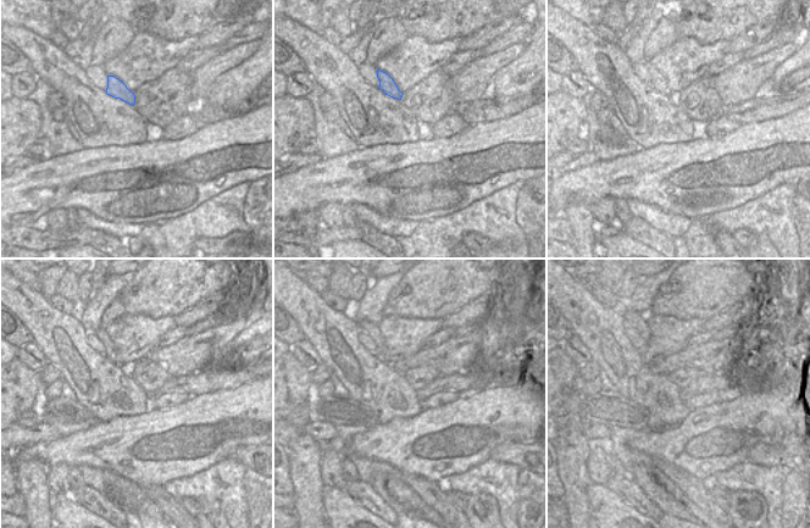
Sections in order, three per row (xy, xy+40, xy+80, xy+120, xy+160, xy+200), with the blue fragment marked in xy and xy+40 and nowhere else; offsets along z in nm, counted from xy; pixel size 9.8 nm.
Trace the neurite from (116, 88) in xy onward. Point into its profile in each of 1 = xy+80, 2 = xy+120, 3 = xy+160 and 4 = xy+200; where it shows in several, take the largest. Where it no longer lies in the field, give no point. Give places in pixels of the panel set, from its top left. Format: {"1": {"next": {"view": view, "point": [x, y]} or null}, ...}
{"1": {"next": {"view": "xy+80", "point": [658, 81]}}, "2": {"next": {"view": "xy+120", "point": [110, 350]}}, "3": {"next": {"view": "xy+160", "point": [371, 329]}}, "4": {"next": {"view": "xy+200", "point": [634, 320]}}}

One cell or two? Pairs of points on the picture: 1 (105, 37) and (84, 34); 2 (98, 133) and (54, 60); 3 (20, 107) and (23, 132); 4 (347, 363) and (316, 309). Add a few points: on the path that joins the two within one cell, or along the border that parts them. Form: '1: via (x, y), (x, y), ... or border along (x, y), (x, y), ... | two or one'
1: border along (106, 18), (93, 39) | two
2: via (95, 115), (67, 78) | one
3: via (23, 114), (23, 126) | one
4: via (340, 350), (334, 338), (318, 322) | one

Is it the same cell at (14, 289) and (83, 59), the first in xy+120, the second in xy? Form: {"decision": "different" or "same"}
{"decision": "different"}

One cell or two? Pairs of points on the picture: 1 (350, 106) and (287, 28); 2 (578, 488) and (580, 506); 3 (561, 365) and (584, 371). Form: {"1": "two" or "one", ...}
{"1": "one", "2": "one", "3": "two"}

